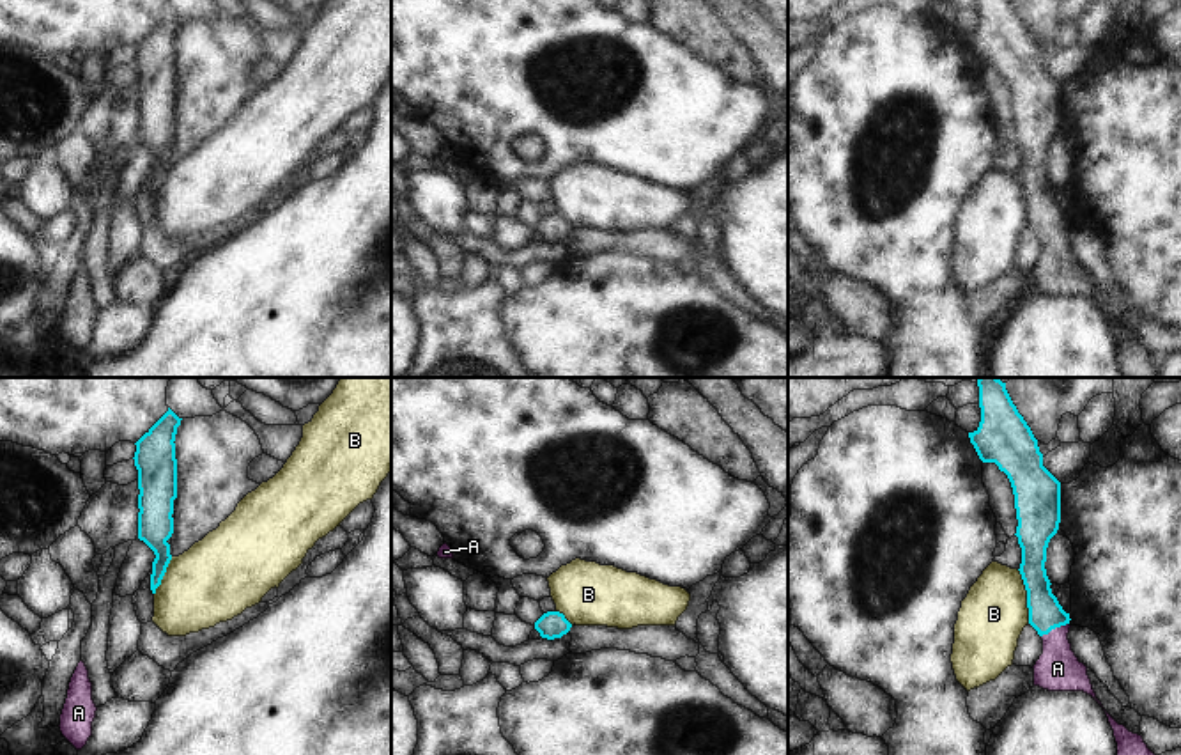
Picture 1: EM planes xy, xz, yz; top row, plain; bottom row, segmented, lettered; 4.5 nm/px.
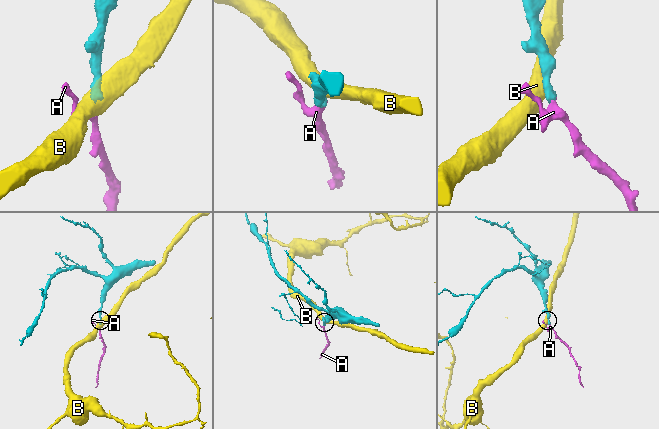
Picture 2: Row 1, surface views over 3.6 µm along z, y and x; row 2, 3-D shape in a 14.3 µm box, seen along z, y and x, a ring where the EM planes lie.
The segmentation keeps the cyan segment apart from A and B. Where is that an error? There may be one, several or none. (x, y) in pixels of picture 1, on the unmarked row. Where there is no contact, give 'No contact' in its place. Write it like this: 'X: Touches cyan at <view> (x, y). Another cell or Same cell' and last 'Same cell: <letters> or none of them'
A: Touches cyan at yz (1054, 231). Same cell
B: Touches cyan at yz (1027, 199). Another cell
Same cell: A

